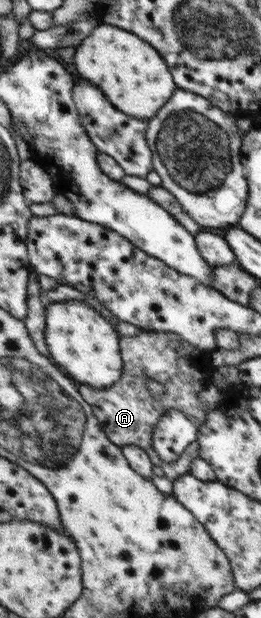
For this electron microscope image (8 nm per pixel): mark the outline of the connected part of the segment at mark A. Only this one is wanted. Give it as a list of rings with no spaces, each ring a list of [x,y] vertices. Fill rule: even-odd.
[[[139,329],[134,336],[122,336],[123,382],[119,386],[111,386],[107,389],[90,388],[88,385],[79,385],[79,394],[91,407],[94,417],[98,419],[99,428],[105,436],[117,447],[133,445],[138,446],[147,453],[150,461],[155,466],[162,467],[165,475],[170,479],[176,479],[189,473],[191,461],[198,457],[198,445],[187,445],[185,452],[177,457],[171,464],[165,464],[157,456],[152,446],[152,433],[155,424],[169,409],[181,411],[195,426],[200,427],[206,417],[206,411],[202,408],[202,402],[198,399],[199,392],[207,386],[209,374],[216,370],[209,360],[211,351],[197,352],[194,346],[183,340],[181,335],[174,332],[155,332]],[[147,378],[163,385],[164,392],[159,398],[153,398],[143,386]]]

